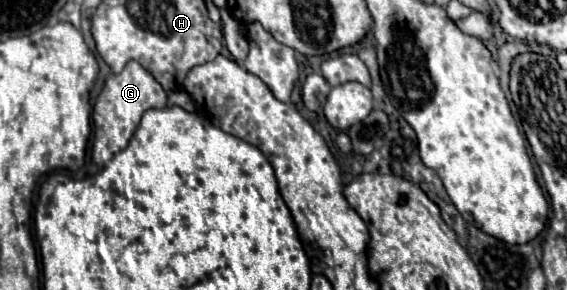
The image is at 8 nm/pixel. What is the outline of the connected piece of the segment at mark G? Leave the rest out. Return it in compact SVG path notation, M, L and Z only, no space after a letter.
M132 60L126 64L126 68L120 74L110 74L106 78L100 96L94 102L94 112L92 112L92 120L94 120L92 160L98 164L98 168L103 169L106 161L128 146L128 140L132 138L146 110L164 108L164 106L166 106L164 88L138 62Z

